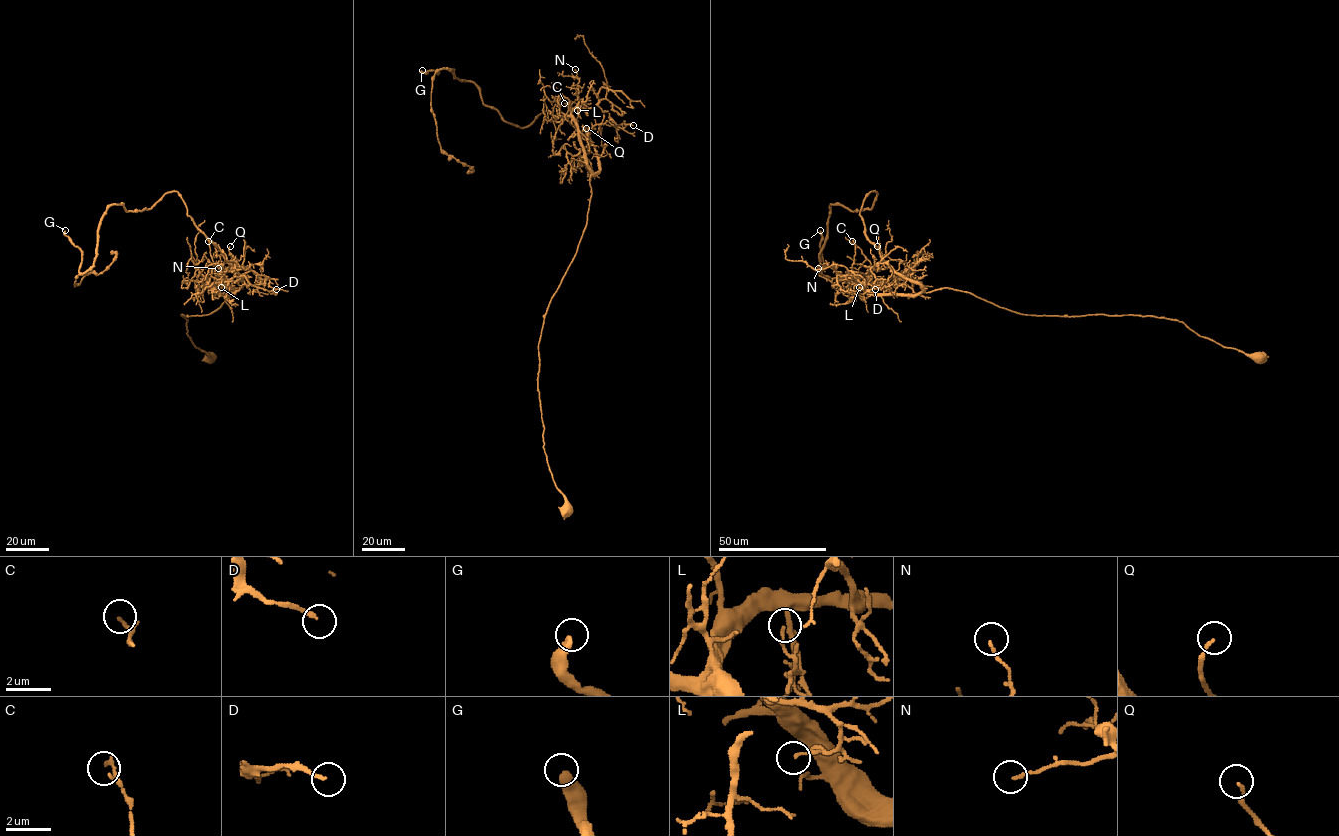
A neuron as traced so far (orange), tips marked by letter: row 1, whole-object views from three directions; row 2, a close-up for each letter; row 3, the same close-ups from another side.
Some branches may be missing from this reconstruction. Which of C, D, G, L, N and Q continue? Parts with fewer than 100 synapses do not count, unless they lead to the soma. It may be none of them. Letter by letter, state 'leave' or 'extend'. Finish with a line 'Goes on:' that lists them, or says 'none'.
C: leave
D: leave
G: extend
L: leave
N: leave
Q: leave
Goes on: G

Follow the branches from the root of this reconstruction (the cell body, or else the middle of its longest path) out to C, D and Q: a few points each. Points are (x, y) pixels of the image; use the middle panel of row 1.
C: (568, 509), (543, 448), (538, 388), (544, 315), (576, 253), (591, 196), (580, 130), (564, 103)
D: (568, 509), (543, 448), (538, 342), (587, 223), (589, 178), (599, 171), (588, 131), (607, 121), (633, 125)
Q: (568, 509), (543, 448), (538, 342), (587, 223), (590, 176), (599, 171), (588, 134), (594, 129), (586, 128)

